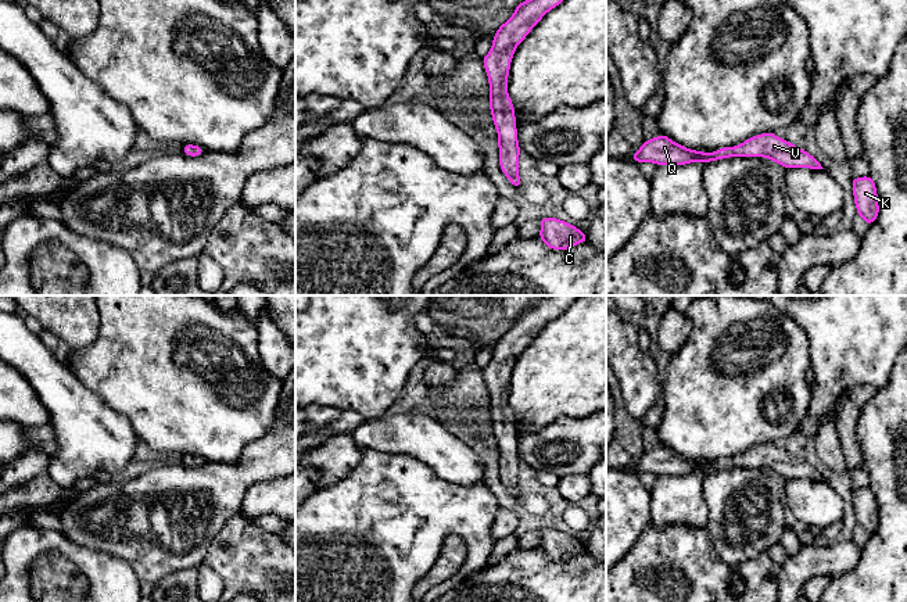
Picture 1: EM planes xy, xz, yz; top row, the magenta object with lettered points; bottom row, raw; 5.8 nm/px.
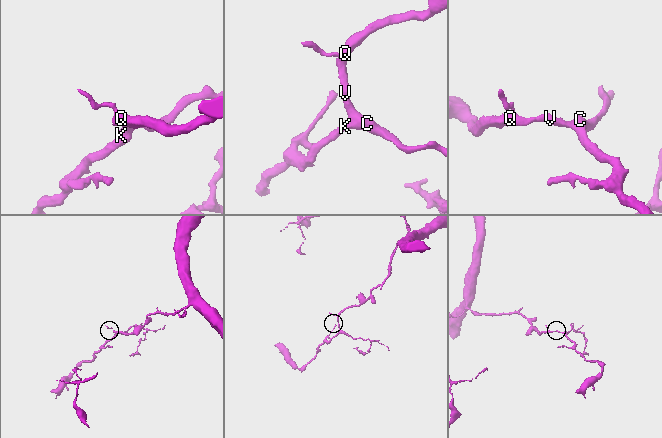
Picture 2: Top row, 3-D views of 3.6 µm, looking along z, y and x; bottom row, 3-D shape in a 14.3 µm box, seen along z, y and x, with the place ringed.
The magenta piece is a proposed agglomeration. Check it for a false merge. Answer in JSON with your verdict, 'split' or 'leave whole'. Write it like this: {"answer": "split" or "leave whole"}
{"answer": "leave whole"}

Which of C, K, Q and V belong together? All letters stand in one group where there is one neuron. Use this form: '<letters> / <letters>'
C K Q V

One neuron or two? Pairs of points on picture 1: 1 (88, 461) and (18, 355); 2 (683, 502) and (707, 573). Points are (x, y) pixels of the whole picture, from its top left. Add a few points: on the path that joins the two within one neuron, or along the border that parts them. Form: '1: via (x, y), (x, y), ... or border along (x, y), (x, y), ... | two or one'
1: via (88, 434), (72, 407), (45, 379) | one
2: border along (658, 527), (687, 525), (705, 529) | two

